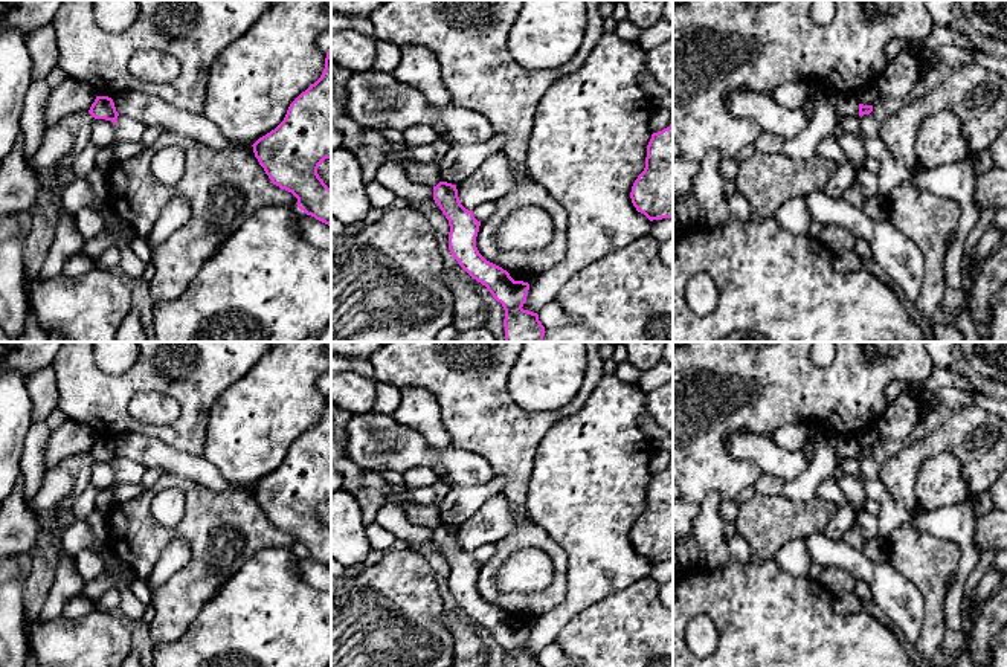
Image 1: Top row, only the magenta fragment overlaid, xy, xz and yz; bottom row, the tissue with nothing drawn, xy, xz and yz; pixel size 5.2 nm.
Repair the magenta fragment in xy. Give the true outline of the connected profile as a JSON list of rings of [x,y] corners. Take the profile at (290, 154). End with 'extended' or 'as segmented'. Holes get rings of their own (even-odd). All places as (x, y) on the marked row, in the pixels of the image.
[[[331,50],[320,78],[290,104],[279,125],[252,147],[272,183],[291,192],[307,215],[331,227],[331,189],[317,174],[319,165],[331,159]]]; as segmented

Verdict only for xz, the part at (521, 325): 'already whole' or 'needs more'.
already whole

